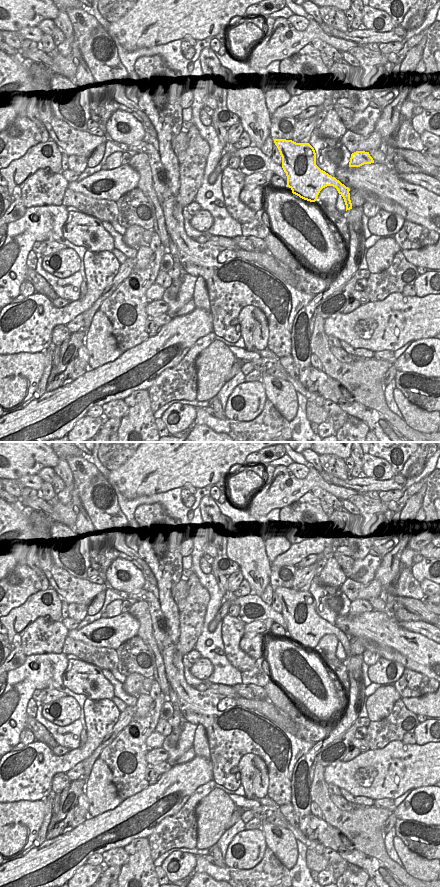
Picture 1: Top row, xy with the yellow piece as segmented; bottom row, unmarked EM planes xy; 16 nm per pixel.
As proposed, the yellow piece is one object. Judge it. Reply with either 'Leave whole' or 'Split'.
Split.

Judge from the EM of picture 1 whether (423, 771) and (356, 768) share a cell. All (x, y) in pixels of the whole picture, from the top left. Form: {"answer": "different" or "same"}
{"answer": "same"}

